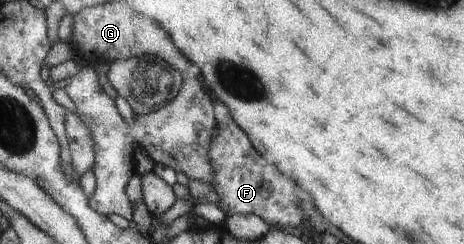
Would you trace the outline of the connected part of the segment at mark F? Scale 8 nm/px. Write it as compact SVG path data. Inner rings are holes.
M226 119L224 123L217 123L216 135L209 149L209 158L213 167L214 177L212 185L220 196L219 207L226 216L234 214L254 214L261 217L269 225L282 227L303 227L304 212L298 207L298 199L292 193L296 185L294 179L287 174L282 175L279 167L270 165L267 158L262 159L260 150L252 147L251 138L246 137L238 123Z

